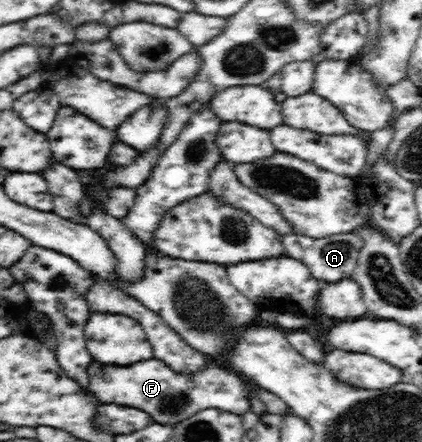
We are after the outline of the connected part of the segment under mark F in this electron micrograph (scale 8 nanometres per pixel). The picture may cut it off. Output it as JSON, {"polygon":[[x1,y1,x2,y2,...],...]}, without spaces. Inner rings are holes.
{"polygon":[[148,359,117,367,91,361,87,367,89,387,101,404,126,405,140,409,151,416,152,423,173,426,203,409,220,409,242,416,250,409,247,400,247,381,240,375,227,369,205,366,198,372,181,375,167,367,163,361]]}

